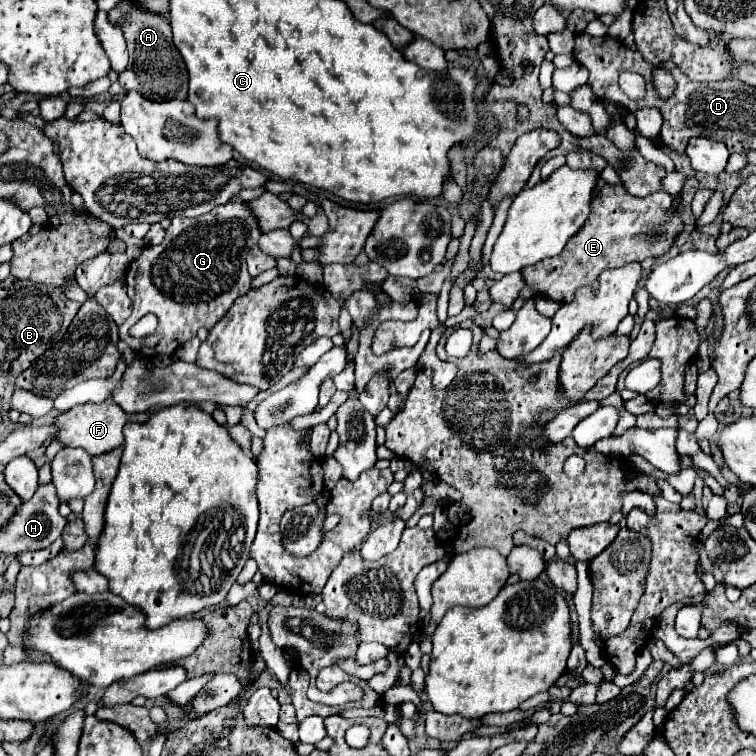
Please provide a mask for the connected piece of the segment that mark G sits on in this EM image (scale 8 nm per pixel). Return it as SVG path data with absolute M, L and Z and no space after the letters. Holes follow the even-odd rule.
M226 203L210 213L204 213L196 219L188 217L174 217L172 225L166 229L166 237L160 245L156 247L144 247L140 257L134 259L126 271L126 285L128 285L128 297L132 299L132 315L126 319L126 323L120 327L120 339L126 341L138 355L172 355L180 345L184 345L188 339L196 337L196 331L200 327L212 329L230 309L230 305L236 301L236 297L244 295L250 291L250 273L246 269L246 255L248 247L256 245L260 239L260 229L258 221L252 215L252 211L246 207L246 203ZM154 313L158 317L158 343L150 349L146 347L148 339L134 339L128 335L128 327L132 327L138 319L144 315Z

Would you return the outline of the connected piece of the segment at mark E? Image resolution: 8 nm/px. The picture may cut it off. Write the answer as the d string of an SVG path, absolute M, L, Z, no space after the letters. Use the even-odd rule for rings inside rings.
M604 185L590 203L590 217L586 225L566 243L566 249L552 257L524 267L522 275L536 295L548 297L558 303L574 299L576 289L582 285L594 285L598 273L628 263L640 263L648 257L662 259L682 233L684 221L678 211L672 211L672 199L666 191L656 191L646 197L630 195L622 185ZM642 233L642 243L640 243Z

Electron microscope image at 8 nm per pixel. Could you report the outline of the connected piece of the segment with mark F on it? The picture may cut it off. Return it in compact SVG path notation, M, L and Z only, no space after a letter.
M104 401L98 405L82 405L82 407L74 407L62 415L58 415L56 419L56 427L58 427L58 439L68 445L68 447L82 447L84 451L88 451L92 457L94 455L104 455L110 453L114 449L118 449L122 445L122 427L130 421L134 423L144 423L148 419L148 413L126 413L120 405L116 405L114 401Z

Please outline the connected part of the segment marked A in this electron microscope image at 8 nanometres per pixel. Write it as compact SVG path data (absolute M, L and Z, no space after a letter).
M122 3L116 9L108 13L108 21L120 25L128 53L130 63L126 71L120 73L120 85L130 91L138 91L150 101L170 101L170 99L186 99L188 95L188 71L184 65L184 59L176 45L172 43L172 29L166 17L152 15L140 11L134 3Z

